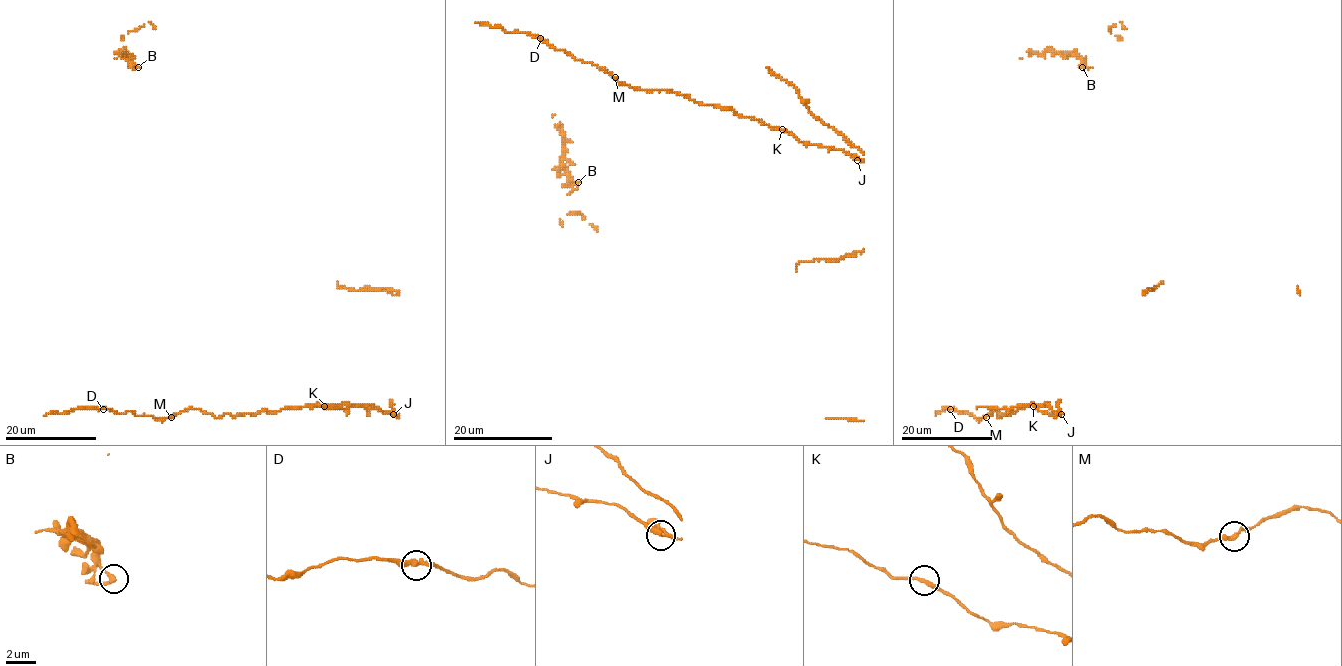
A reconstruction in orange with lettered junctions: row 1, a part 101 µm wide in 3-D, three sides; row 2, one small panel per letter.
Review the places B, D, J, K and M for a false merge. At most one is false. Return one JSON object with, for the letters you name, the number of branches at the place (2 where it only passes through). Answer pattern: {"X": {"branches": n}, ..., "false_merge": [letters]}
{"J": {"branches": 3}, "false_merge": ["J"]}

